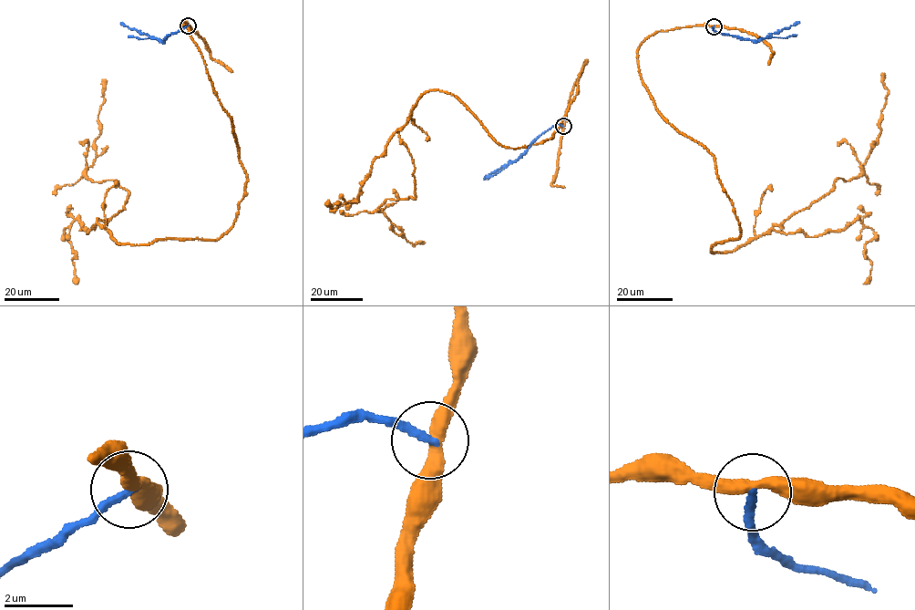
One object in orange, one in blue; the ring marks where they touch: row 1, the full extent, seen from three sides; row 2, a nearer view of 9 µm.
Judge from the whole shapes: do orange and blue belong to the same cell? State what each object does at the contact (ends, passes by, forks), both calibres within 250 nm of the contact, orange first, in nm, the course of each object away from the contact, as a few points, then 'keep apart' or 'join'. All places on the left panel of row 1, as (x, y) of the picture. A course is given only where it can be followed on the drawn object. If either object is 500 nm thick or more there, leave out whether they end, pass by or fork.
orange passes by; blue ends there; 400 nm thick on the orange side, 240 nm on the other; orange runs (188, 25), (245, 173), (236, 218), (215, 240), (118, 244), (98, 225), (128, 193), (87, 177), (106, 79); blue runs (187, 25), (160, 41), (121, 23); keep apart

